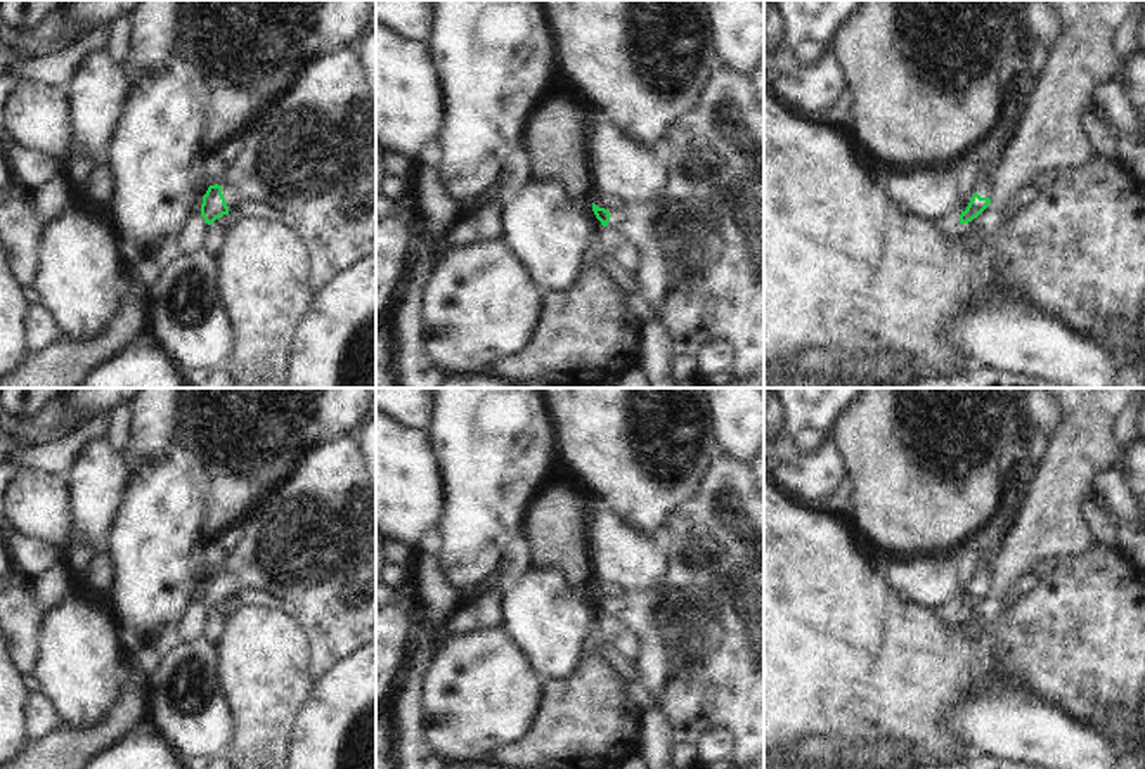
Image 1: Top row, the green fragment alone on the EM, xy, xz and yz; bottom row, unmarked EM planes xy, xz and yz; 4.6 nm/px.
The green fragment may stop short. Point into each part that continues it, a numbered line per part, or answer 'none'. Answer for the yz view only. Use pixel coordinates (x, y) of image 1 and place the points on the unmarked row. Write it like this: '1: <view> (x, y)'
1: yz (986, 567)

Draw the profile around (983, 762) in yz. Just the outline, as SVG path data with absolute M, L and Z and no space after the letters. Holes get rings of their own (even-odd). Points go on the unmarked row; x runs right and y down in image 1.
M979 757L974 764L963 767L928 767L928 769L1043 769L1031 764L1015 764L1008 760L996 760L993 757Z

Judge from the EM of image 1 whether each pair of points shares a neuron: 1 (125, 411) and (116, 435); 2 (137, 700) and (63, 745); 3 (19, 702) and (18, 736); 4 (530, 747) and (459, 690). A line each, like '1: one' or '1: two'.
1: one
2: one
3: one
4: two

